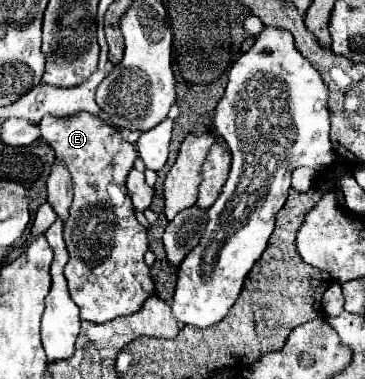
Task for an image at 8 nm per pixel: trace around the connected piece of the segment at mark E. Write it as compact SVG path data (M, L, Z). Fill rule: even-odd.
M79 112L65 118L45 116L39 122L41 136L51 144L55 150L55 158L61 160L69 174L71 174L71 186L73 186L73 204L71 214L65 222L65 244L69 252L69 262L65 266L65 278L69 282L69 292L73 302L81 310L81 320L87 322L109 322L117 316L135 314L143 302L153 296L155 282L149 274L149 266L143 260L143 254L147 252L147 230L137 222L135 210L125 186L125 178L133 168L133 162L137 158L137 150L133 144L121 138L119 130L103 122L99 116L93 116L89 112Z

